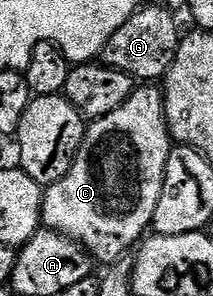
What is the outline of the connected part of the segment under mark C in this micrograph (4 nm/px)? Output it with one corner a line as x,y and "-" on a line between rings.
156,87
133,88
130,99
126,99
118,111
110,111
110,115
99,117
85,128
80,150
76,153
70,171
66,171
58,183
43,190
44,202
40,208
43,228
52,229
78,242
93,262
117,261
149,232
154,207
158,207
158,199
162,195
166,159
173,147
174,142
168,135
168,124
164,118
161,90

